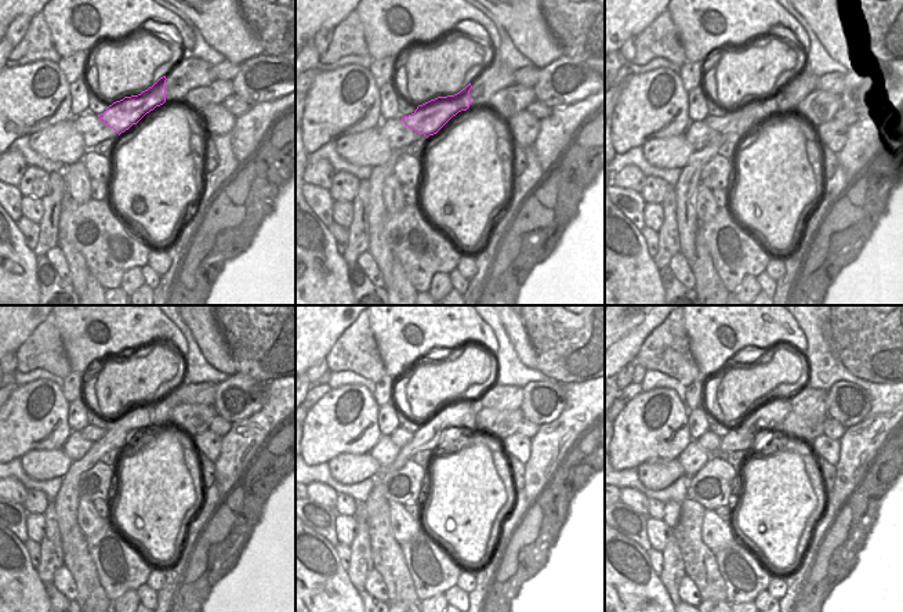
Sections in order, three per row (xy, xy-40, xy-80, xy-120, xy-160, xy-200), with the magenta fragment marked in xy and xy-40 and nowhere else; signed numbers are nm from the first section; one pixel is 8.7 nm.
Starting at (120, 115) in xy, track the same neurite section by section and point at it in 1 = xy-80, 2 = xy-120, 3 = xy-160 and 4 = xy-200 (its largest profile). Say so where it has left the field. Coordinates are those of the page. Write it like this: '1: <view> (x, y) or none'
1: xy-80 (733, 122)
2: xy-120 (94, 434)
3: xy-160 (399, 437)
4: xy-200 (709, 441)

